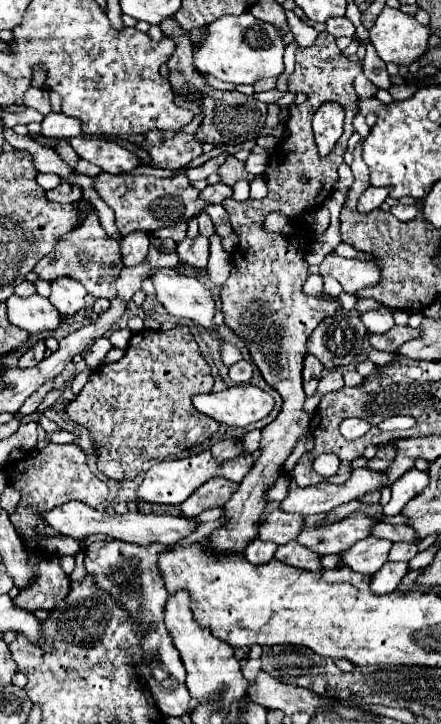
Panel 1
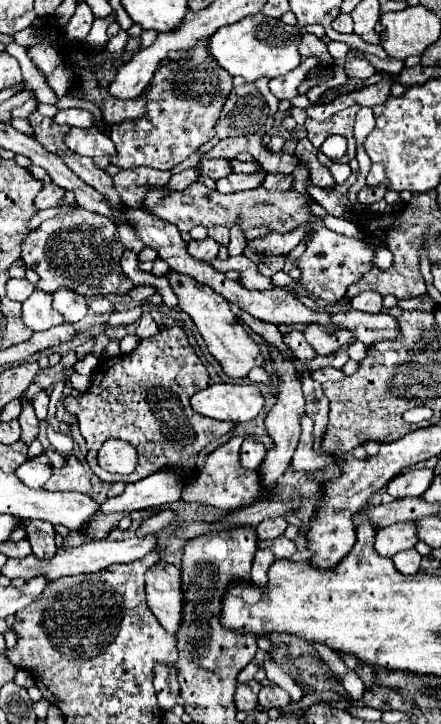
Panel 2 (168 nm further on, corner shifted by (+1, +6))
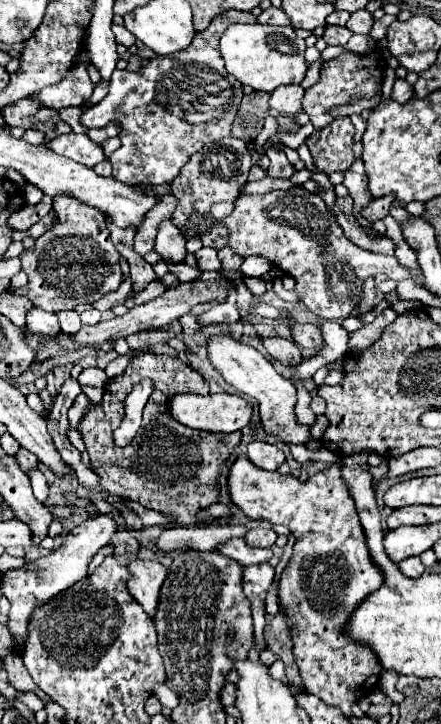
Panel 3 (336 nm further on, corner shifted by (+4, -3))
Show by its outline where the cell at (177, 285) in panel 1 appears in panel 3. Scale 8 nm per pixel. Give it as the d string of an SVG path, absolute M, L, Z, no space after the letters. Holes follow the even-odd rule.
M220 329L220 333L212 335L206 341L206 351L208 351L208 359L212 361L212 367L224 377L224 381L228 385L232 385L240 393L254 397L258 401L260 419L268 433L276 435L284 443L306 443L310 439L310 429L296 423L296 415L294 415L296 389L294 389L294 385L288 379L284 379L258 349L236 341L230 333L224 333Z

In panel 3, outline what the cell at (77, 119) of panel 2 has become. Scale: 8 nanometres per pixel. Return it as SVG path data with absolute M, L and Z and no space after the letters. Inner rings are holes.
M228 11L224 15L226 19L216 17L208 29L196 33L190 47L174 55L156 57L138 73L116 69L110 79L110 93L82 113L80 123L86 129L104 127L116 115L122 123L122 145L110 157L114 179L126 185L170 183L196 151L230 135L244 93L238 79L224 69L218 41L228 25L254 23L256 17L242 11ZM182 107L190 107L190 115Z

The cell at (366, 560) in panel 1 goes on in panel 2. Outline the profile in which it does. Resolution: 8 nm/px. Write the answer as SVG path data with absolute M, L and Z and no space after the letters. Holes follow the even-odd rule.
M399 522L387 528L379 528L375 536L375 550L381 556L395 556L401 550L413 548L417 544L415 522Z

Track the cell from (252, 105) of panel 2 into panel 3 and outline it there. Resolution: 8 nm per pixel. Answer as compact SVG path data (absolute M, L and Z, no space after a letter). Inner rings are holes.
M262 91L244 95L238 115L232 123L230 135L246 139L246 141L256 139L256 135L262 131L262 125L264 125L264 117L268 111L268 99L270 99L270 93L262 93Z

